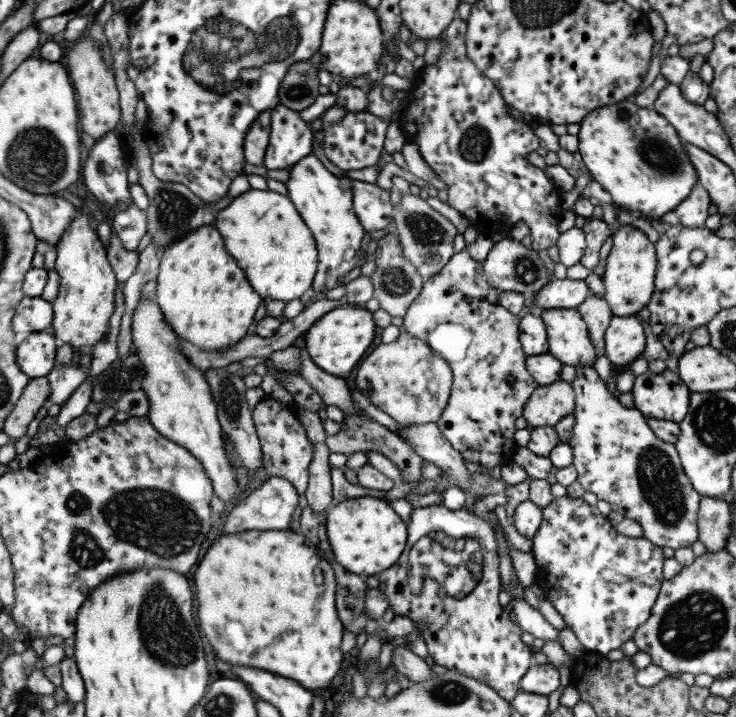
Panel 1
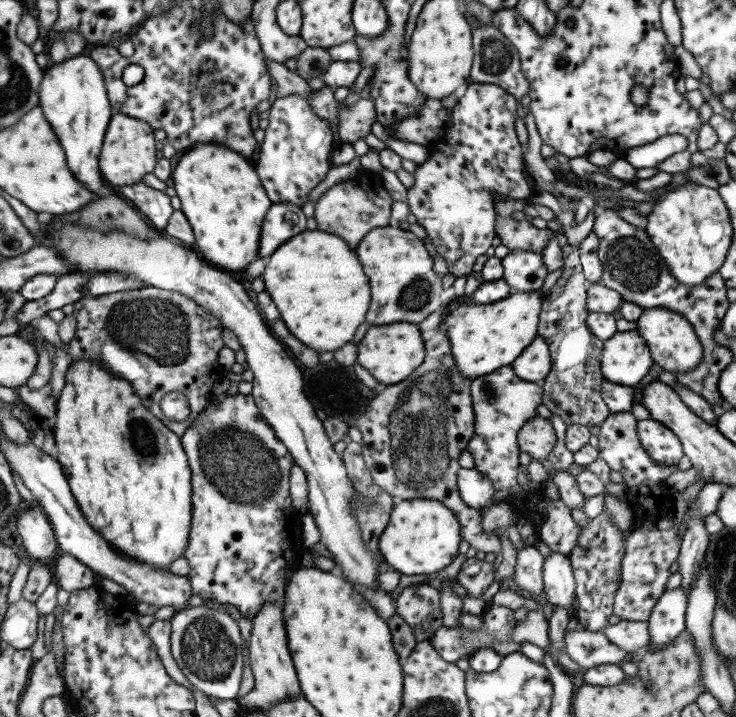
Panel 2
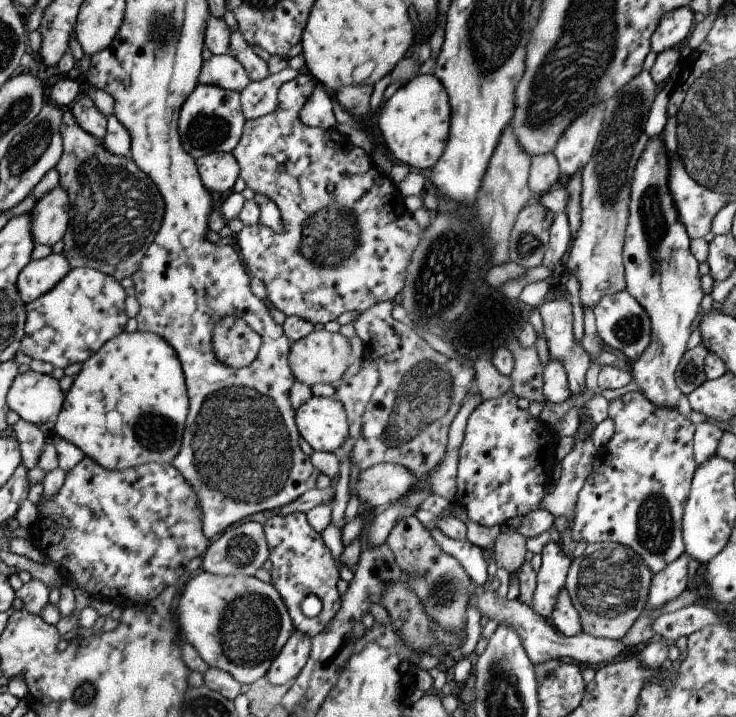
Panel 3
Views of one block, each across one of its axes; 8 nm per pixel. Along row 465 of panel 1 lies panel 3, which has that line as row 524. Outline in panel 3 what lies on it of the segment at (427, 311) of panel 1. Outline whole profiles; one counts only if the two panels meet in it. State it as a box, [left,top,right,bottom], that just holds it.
[455,392,559,528]

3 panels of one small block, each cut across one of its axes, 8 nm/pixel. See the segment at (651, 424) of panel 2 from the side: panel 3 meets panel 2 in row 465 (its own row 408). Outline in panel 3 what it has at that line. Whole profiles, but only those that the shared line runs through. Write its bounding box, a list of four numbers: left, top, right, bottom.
[622,134,703,410]

